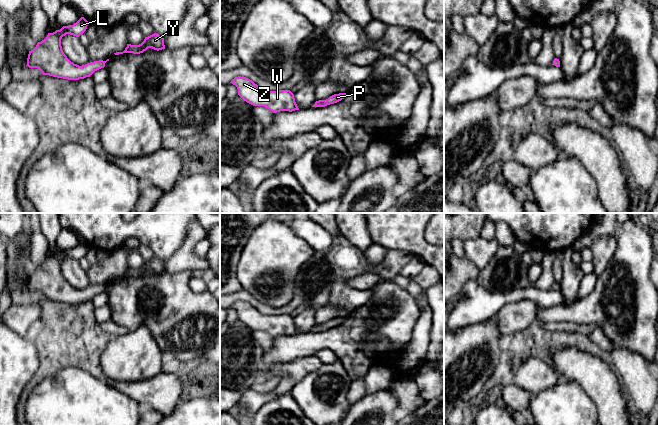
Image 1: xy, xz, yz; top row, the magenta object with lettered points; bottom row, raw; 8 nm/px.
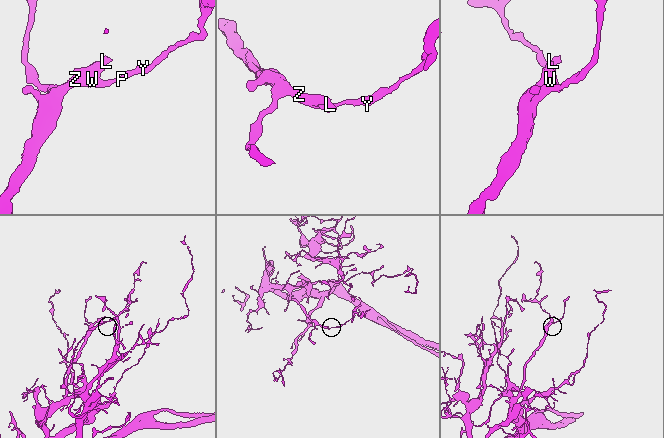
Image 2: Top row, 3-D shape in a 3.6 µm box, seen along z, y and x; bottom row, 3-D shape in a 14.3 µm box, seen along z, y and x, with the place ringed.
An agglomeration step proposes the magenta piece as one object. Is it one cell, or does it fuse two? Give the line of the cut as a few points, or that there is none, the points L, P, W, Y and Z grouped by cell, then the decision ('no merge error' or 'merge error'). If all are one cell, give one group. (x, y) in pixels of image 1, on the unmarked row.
cut none; groups L P W Y Z; no merge error

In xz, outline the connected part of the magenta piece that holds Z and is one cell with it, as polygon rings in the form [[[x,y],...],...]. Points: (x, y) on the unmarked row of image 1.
[[[235,301],[230,307],[238,313],[238,319],[253,330],[264,330],[273,337],[299,334],[290,314],[264,315],[246,301]]]

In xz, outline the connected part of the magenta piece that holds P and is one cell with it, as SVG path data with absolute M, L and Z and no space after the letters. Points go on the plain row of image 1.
M346 317L334 318L326 324L316 325L312 331L325 331L327 329L334 328L341 325L342 323L345 322L345 320L346 320Z

